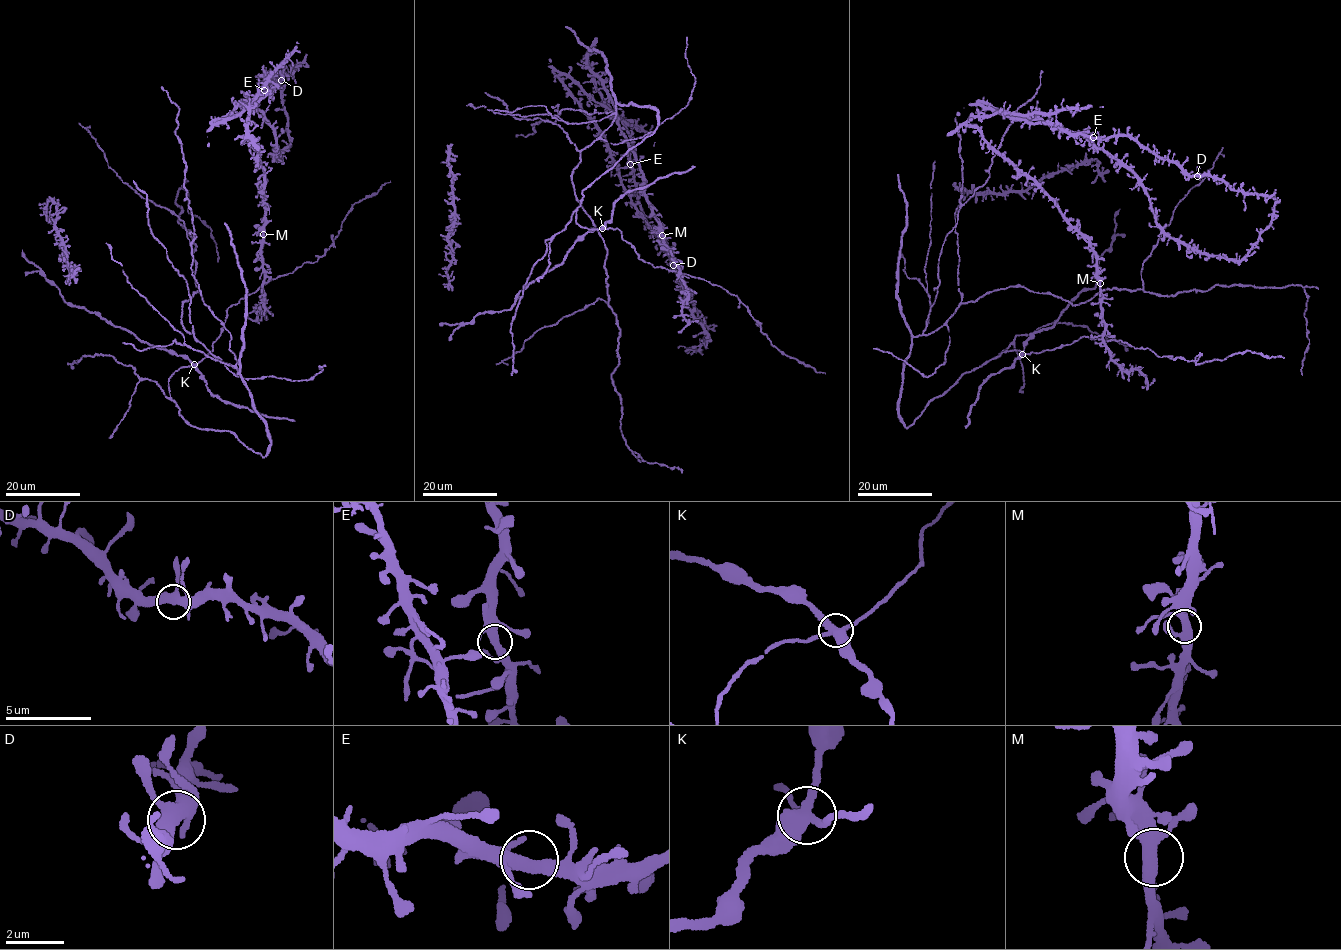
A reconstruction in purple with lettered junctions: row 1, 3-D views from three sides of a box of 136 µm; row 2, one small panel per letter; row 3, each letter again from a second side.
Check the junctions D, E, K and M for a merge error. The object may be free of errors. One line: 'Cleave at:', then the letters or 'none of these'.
Cleave at: K

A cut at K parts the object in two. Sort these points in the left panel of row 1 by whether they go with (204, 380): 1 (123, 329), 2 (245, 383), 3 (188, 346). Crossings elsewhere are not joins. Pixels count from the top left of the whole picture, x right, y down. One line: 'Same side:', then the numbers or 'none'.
Same side: 1

